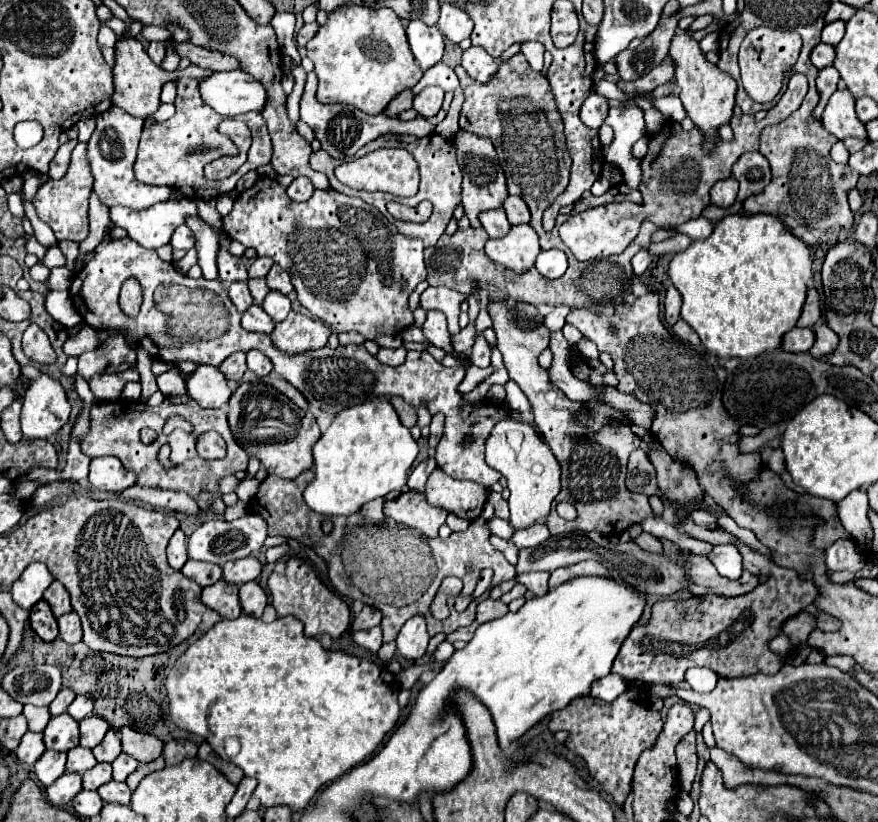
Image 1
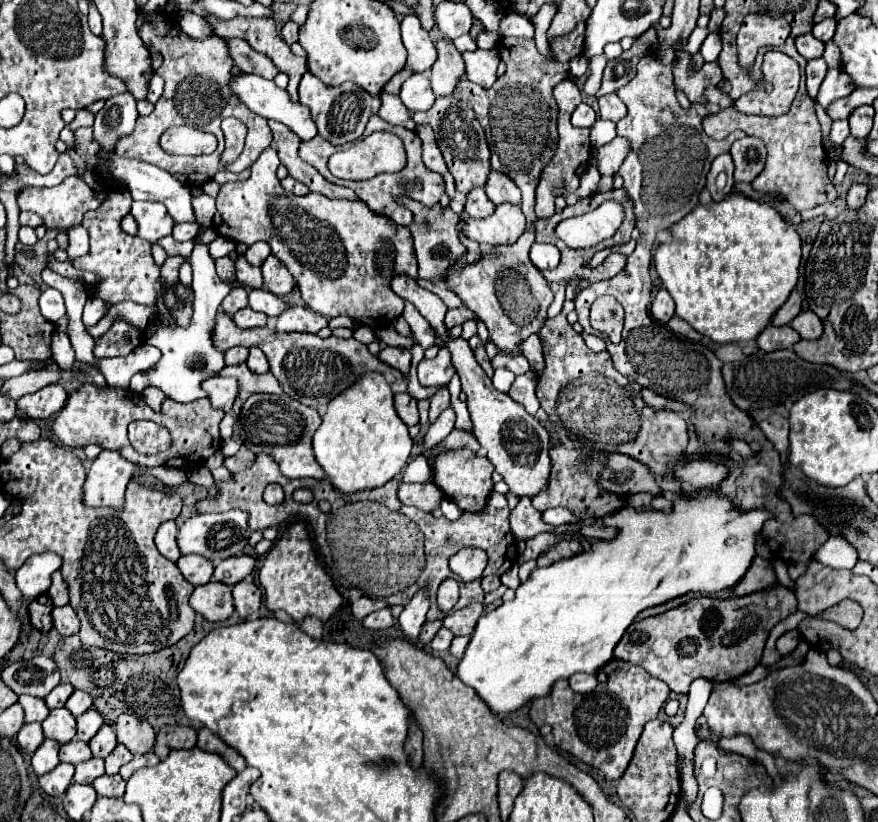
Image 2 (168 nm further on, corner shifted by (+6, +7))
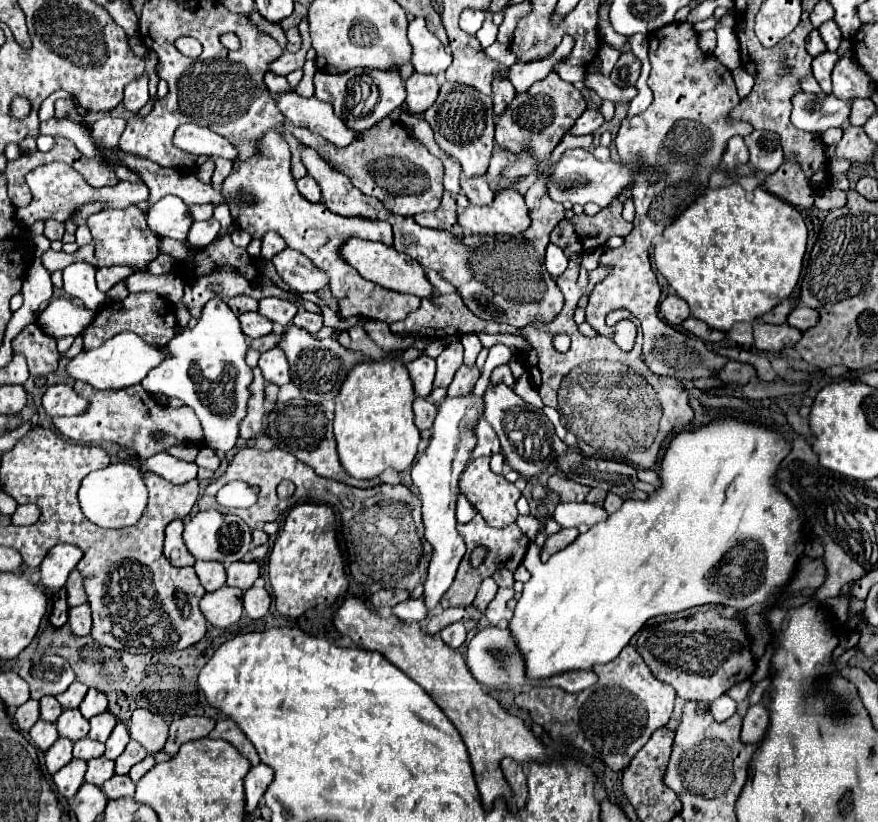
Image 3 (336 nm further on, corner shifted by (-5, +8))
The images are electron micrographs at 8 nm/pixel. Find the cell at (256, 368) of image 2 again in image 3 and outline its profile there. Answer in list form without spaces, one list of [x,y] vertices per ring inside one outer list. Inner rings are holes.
[[[272,348],[268,352],[264,352],[260,356],[260,370],[264,374],[264,378],[272,384],[286,384],[290,382],[290,376],[288,376],[288,362],[286,362],[286,356],[282,354],[280,348]]]

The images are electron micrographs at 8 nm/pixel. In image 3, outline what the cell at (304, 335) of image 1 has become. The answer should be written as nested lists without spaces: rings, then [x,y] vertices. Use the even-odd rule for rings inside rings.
[[[298,310],[298,314],[294,316],[294,326],[308,330],[310,334],[316,334],[322,328],[322,314],[314,314],[314,312],[306,312],[306,310]]]

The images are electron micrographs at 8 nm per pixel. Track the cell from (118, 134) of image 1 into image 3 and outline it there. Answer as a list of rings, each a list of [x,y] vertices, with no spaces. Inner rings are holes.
[[[144,72],[142,78],[130,82],[130,86],[126,86],[124,90],[124,108],[132,114],[136,114],[146,102],[148,102],[148,74]]]

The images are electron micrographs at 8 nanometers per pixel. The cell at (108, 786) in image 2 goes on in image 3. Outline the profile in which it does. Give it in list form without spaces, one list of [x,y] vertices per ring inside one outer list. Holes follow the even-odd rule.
[[[114,776],[110,778],[102,790],[108,794],[108,798],[124,798],[124,796],[134,796],[134,782],[130,780],[130,776]]]

